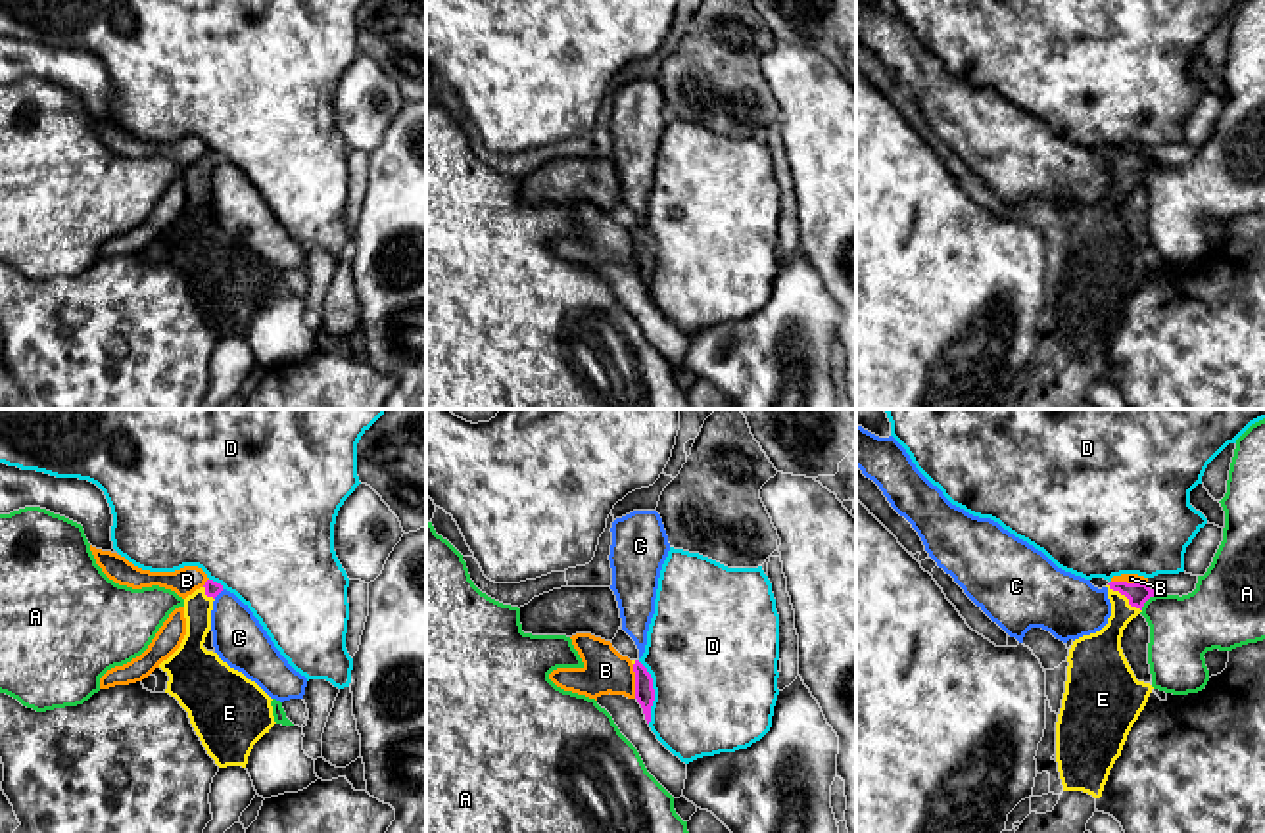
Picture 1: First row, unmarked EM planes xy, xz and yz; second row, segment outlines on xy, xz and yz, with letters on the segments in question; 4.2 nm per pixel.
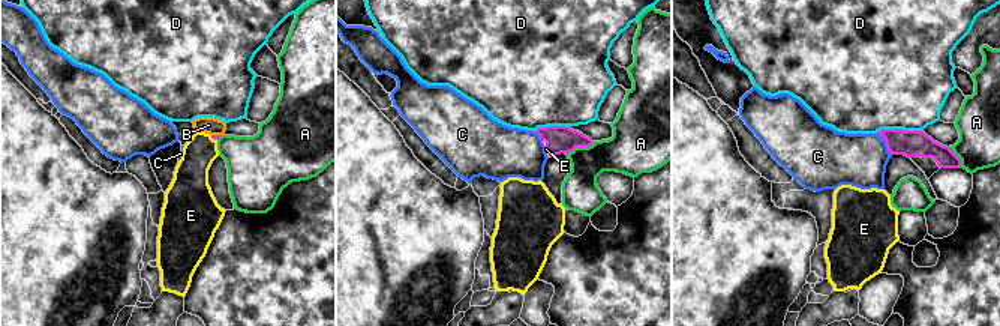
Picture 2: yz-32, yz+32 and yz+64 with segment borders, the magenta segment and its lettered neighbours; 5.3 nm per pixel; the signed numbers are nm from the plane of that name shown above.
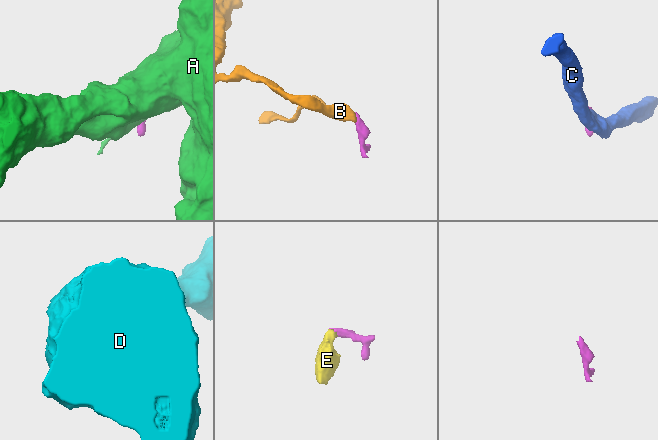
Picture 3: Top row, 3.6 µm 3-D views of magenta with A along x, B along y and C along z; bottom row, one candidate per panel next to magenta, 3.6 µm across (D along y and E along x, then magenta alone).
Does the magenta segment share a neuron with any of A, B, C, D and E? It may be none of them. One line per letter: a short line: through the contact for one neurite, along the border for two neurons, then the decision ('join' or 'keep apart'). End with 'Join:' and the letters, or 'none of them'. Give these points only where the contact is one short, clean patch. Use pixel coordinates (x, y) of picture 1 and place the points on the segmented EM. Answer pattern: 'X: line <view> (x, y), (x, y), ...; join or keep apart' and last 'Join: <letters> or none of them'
A: keep apart
B: line xz (632, 665), (636, 697); keep apart
C: line xy (223, 590), (214, 597); keep apart
D: line xz (638, 661), (651, 678), (653, 705), (649, 722); keep apart
E: line yz (1137, 594), (1125, 595), (1125, 607), (1102, 649); join
Join: E

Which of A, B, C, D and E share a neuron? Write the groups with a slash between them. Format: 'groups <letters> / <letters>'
groups A / B / C / D / E

